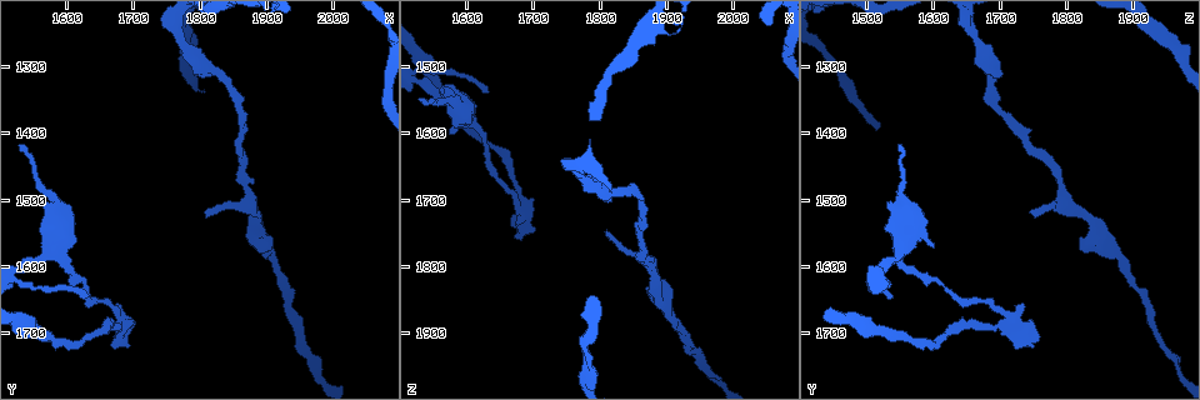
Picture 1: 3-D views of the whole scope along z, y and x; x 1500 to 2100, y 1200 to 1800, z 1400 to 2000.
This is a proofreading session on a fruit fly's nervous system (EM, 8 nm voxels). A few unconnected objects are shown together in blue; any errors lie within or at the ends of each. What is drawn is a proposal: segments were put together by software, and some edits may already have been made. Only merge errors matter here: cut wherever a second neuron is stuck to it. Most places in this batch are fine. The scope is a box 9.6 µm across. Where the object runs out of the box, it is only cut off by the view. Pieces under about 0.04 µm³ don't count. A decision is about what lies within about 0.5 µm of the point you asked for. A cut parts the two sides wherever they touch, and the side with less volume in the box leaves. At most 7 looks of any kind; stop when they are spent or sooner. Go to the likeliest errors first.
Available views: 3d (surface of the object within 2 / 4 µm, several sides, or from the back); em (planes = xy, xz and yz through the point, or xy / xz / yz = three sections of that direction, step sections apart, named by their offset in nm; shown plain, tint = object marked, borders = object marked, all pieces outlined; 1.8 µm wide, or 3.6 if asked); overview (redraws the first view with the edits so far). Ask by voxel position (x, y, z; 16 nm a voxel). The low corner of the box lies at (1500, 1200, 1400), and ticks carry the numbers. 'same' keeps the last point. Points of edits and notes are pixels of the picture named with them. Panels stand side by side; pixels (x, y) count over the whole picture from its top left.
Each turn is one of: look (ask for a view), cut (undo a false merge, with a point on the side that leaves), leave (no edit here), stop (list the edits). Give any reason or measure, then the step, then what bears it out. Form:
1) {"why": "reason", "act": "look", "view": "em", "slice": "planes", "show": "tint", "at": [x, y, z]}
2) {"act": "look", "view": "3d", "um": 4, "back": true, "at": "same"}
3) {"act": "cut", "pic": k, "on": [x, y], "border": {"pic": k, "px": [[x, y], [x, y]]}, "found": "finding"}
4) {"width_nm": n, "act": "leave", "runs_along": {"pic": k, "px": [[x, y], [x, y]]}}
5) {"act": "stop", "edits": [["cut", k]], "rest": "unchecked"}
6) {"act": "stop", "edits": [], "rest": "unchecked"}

{"why": "sudden change in width", "act": "look", "view": "3d", "um": 2, "back": true, "at": [1815, 1305, 1690]}

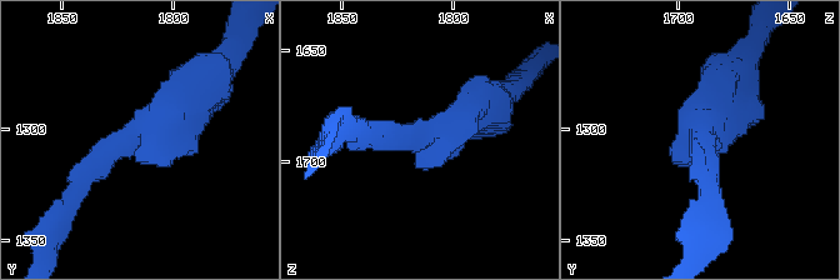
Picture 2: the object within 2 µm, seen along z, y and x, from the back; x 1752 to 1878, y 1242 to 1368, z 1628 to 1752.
{"act": "look", "view": "em", "slice": "planes", "show": "tint", "at": [1821, 1306, 1689]}

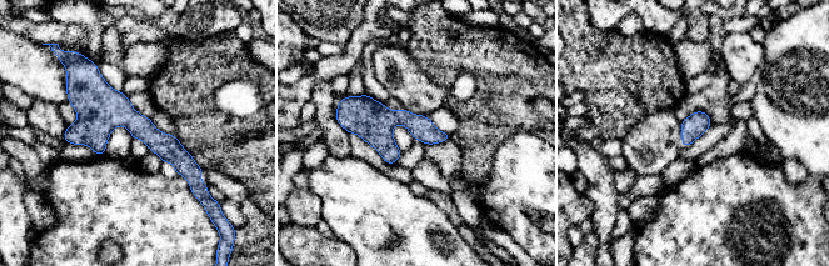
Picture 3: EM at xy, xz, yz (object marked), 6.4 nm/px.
{"width_nm": 150, "act": "leave", "runs_along": {"pic": 3, "px": [[73, 91], [126, 115], [194, 177]]}, "found": "one neuron here"}

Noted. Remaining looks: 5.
{"why": "sudden change in width", "act": "look", "view": "3d", "um": 4, "at": [1900, 1575, 1865]}

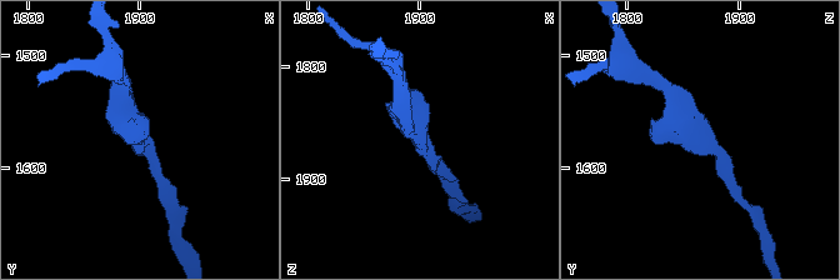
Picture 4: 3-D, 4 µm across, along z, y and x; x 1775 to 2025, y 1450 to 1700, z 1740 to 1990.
{"why": "need the tissue", "act": "look", "view": "em", "slice": "planes", "show": "tint", "at": [1900, 1578, 1870]}

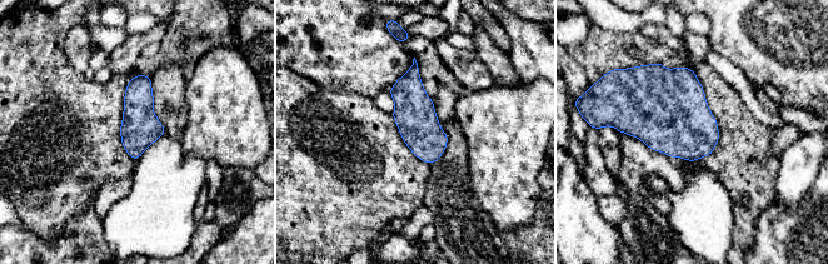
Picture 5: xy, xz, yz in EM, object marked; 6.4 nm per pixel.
{"act": "leave", "found": "one neuron here"}

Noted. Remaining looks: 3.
{"why": "thick turns thin", "act": "look", "view": "em", "slice": "planes", "show": "plain", "at": [1555, 1700, 1520]}

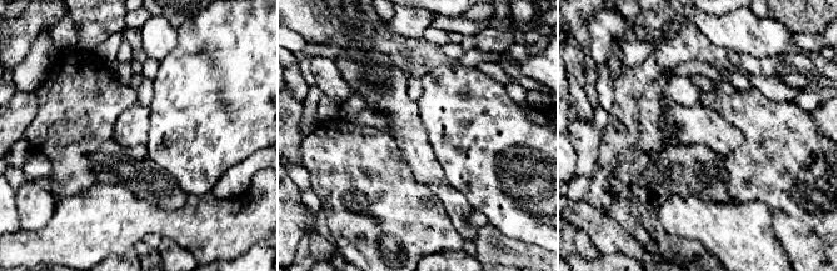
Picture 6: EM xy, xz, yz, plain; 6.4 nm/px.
{"act": "look", "view": "em", "slice": "planes", "show": "tint", "at": "same"}

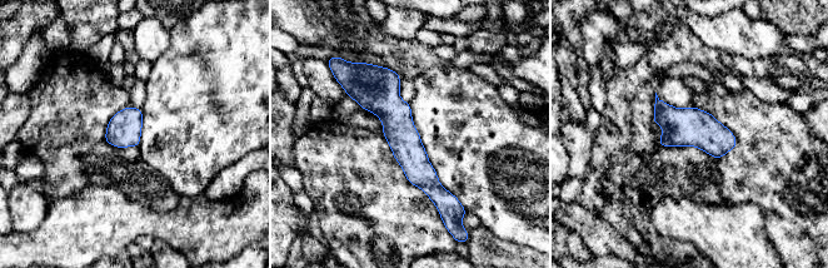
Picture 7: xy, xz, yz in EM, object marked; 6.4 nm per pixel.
{"act": "leave", "runs_along": {"pic": 7, "px": [[372, 74], [418, 170], [449, 202]]}, "found": "all the same neuron"}

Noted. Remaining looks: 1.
{"act": "stop", "edits": [], "rest": "unchecked"}

